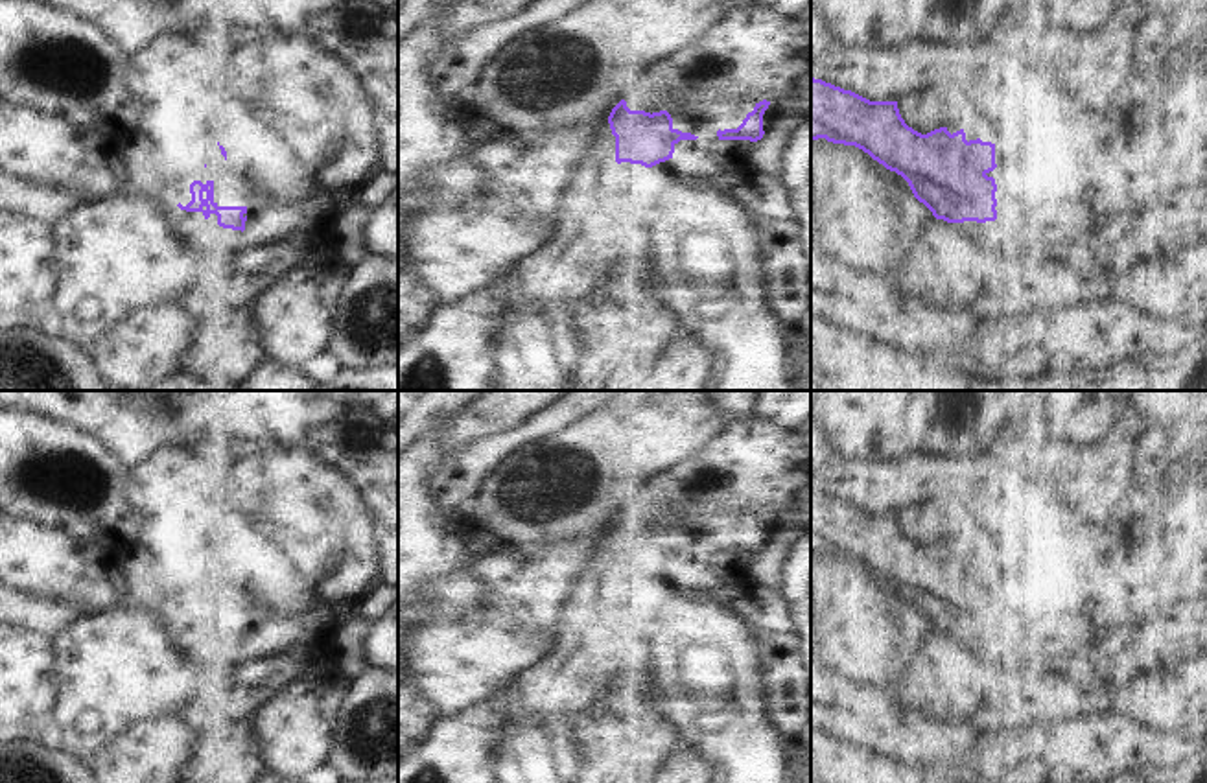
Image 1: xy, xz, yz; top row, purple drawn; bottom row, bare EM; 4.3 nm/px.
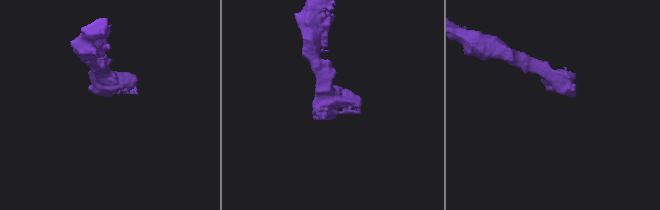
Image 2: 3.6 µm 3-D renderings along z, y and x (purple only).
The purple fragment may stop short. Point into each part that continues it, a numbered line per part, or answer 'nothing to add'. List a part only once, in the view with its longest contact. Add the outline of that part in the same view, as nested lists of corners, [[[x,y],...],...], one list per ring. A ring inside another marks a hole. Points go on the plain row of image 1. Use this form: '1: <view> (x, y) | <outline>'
1: xy (198, 636) | [[[201,626],[199,630],[192,632],[190,639],[192,639],[192,643],[203,645],[212,650],[217,650],[217,647],[219,647],[219,637],[217,637],[216,626],[210,626],[208,632]]]

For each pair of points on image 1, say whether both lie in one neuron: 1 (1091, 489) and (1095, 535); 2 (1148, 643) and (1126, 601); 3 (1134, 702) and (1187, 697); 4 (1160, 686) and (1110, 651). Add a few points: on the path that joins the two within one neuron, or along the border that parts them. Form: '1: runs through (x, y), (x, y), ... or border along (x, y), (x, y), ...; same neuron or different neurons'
1: border along (1086, 524), (1112, 527); different neurons
2: border along (1180, 612), (1119, 627), (1104, 625); different neurons
3: runs through (1147, 701), (1174, 697); same neuron
4: border along (1187, 660), (1137, 678), (1119, 695); different neurons

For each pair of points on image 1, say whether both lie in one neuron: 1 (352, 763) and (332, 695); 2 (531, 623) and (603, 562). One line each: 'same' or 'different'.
1: different
2: same

